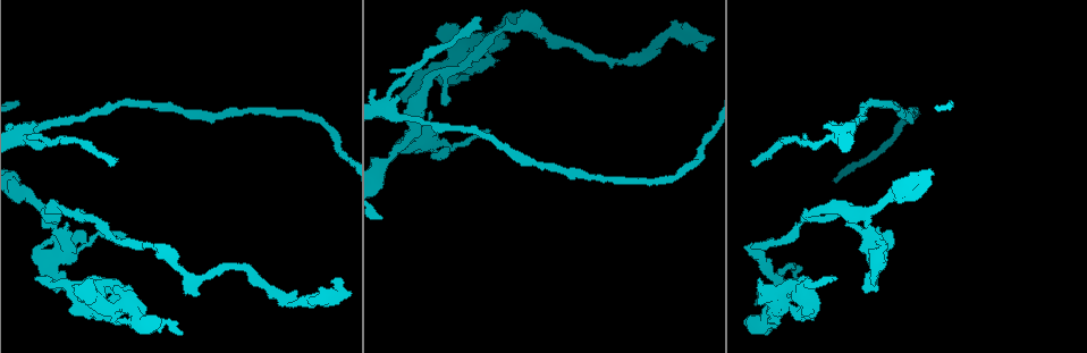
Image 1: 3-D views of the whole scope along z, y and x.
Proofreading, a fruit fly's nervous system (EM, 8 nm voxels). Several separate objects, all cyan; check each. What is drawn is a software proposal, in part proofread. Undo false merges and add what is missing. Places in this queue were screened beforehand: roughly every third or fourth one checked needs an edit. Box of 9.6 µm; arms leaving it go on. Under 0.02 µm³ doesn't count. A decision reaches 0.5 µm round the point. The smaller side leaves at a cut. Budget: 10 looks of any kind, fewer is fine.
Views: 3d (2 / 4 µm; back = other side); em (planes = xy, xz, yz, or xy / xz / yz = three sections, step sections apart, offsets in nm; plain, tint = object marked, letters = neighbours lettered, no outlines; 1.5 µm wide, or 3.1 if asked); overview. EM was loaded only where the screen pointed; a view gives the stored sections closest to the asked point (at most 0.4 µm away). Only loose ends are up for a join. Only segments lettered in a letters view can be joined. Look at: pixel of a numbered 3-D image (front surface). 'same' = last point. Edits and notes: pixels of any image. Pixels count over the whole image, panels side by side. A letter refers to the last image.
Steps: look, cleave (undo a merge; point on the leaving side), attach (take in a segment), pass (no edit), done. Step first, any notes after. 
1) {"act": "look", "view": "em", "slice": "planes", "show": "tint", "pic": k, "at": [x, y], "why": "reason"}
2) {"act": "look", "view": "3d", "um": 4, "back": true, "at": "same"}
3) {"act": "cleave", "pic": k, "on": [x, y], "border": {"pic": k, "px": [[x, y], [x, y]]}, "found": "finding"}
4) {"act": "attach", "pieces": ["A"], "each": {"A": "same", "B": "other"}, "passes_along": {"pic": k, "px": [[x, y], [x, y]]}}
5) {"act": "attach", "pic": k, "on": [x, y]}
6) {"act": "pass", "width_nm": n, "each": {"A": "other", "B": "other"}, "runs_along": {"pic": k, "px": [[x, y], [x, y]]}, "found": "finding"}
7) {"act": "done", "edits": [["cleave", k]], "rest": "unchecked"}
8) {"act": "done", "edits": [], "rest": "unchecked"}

{"act": "look", "view": "3d", "um": 4, "pic": 1, "at": [411, 132], "why": "three arms meet"}

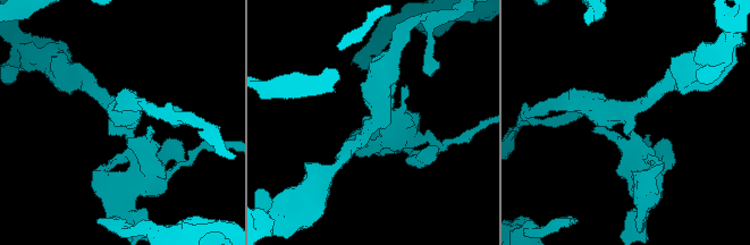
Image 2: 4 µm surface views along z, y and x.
{"act": "look", "view": "em", "slice": "xz", "step": 8, "show": "tint", "pic": 2, "at": [376, 120], "arms": 3, "arm_widths_nm": [220, 260, 340]}

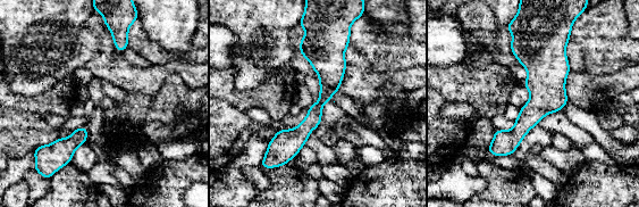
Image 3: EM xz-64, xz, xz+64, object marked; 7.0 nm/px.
{"act": "look", "view": "em", "slice": "planes", "show": "letters", "at": "same", "why": "another direction"}

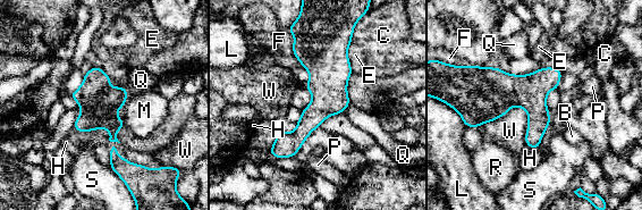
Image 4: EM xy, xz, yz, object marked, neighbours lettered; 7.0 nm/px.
{"act": "pass", "width_nm": 240, "each": {"B": "other", "C": "other", "E": "other", "F": "other", "H": "other", "L": "other", "M": "other", "P": "other", "Q": "other", "R": "other", "S": "other", "W": "other"}, "border": {"pic": 4, "px": [[480, 127], [521, 107], [528, 146]]}, "found": "all the same neuron"}

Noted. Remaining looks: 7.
{"act": "look", "view": "em", "slice": "xz", "step": 8, "show": "tint", "pic": 1, "at": [124, 236], "why": "thin end"}

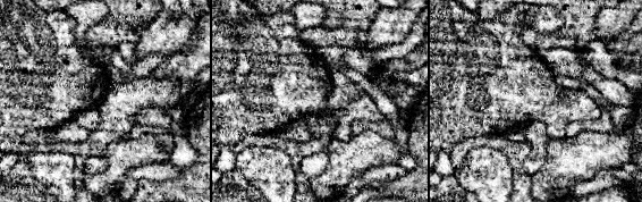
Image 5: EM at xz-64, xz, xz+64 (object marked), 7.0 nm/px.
{"act": "look", "view": "em", "slice": "planes", "show": "letters", "at": "same", "why": "another direction"}

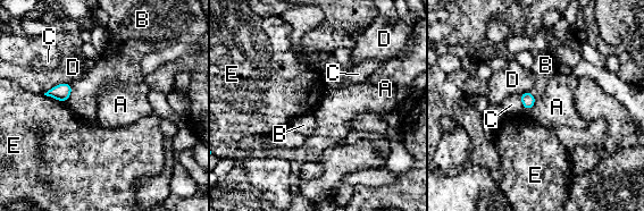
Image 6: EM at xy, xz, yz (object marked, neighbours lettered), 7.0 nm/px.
{"act": "pass", "longest_contact_nm": ["D", 220], "each": {"A": "other", "B": "other", "C": "other", "D": "other", "E": "other"}, "border": {"pic": 6, "px": [[536, 99], [529, 109], [524, 110]]}, "found": "no lettered segment goes on from it"}

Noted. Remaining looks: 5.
{"act": "look", "view": "em", "slice": "yz", "step": 4, "show": "letters", "pic": 1, "at": [295, 304], "why": "narrows sharply"}

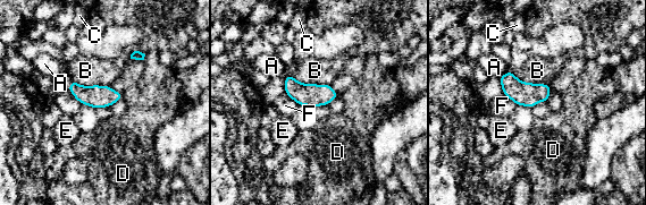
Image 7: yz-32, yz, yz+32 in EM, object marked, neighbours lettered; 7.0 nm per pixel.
{"act": "pass", "each": {"A": "other", "B": "other", "C": "other", "D": "other", "E": "other", "F": "other"}, "border": {"pic": 7, "px": [[286, 74], [301, 83], [329, 85]]}, "found": "one neuron here"}

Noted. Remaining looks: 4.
{"act": "look", "view": "3d", "um": 4, "back": true, "pic": 1, "at": [753, 159]}

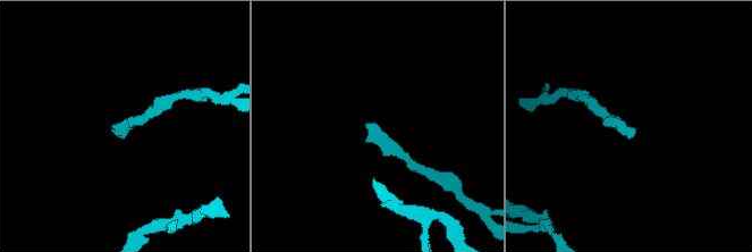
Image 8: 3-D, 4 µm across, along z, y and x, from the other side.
{"act": "look", "view": "em", "slice": "xy", "step": 8, "show": "plain", "pic": 8, "at": [633, 130], "why": "shape alone is not enough"}

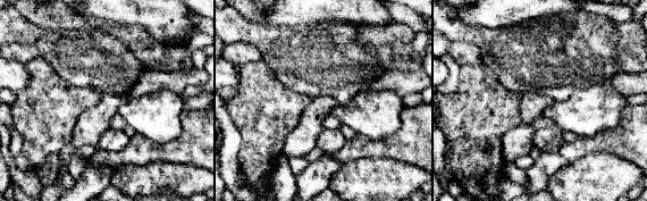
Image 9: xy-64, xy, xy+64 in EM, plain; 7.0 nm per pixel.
{"act": "look", "view": "em", "slice": "xy", "step": 8, "show": "letters", "at": "same"}

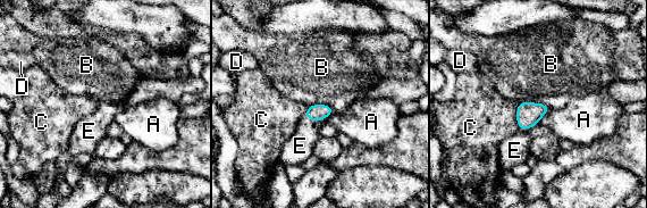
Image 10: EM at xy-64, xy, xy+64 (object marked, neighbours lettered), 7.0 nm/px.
{"act": "attach", "pieces": ["E"], "width_nm": 120, "each": {"A": "other", "B": "other", "C": "other", "D": "other", "E": "same"}, "passes_along": {"pic": 10, "px": [[314, 113], [314, 121], [300, 146]]}, "found": "it goes on there"}

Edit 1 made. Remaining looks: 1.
{"act": "done", "edits": [["attach", 10]], "rest": "unchecked"}

